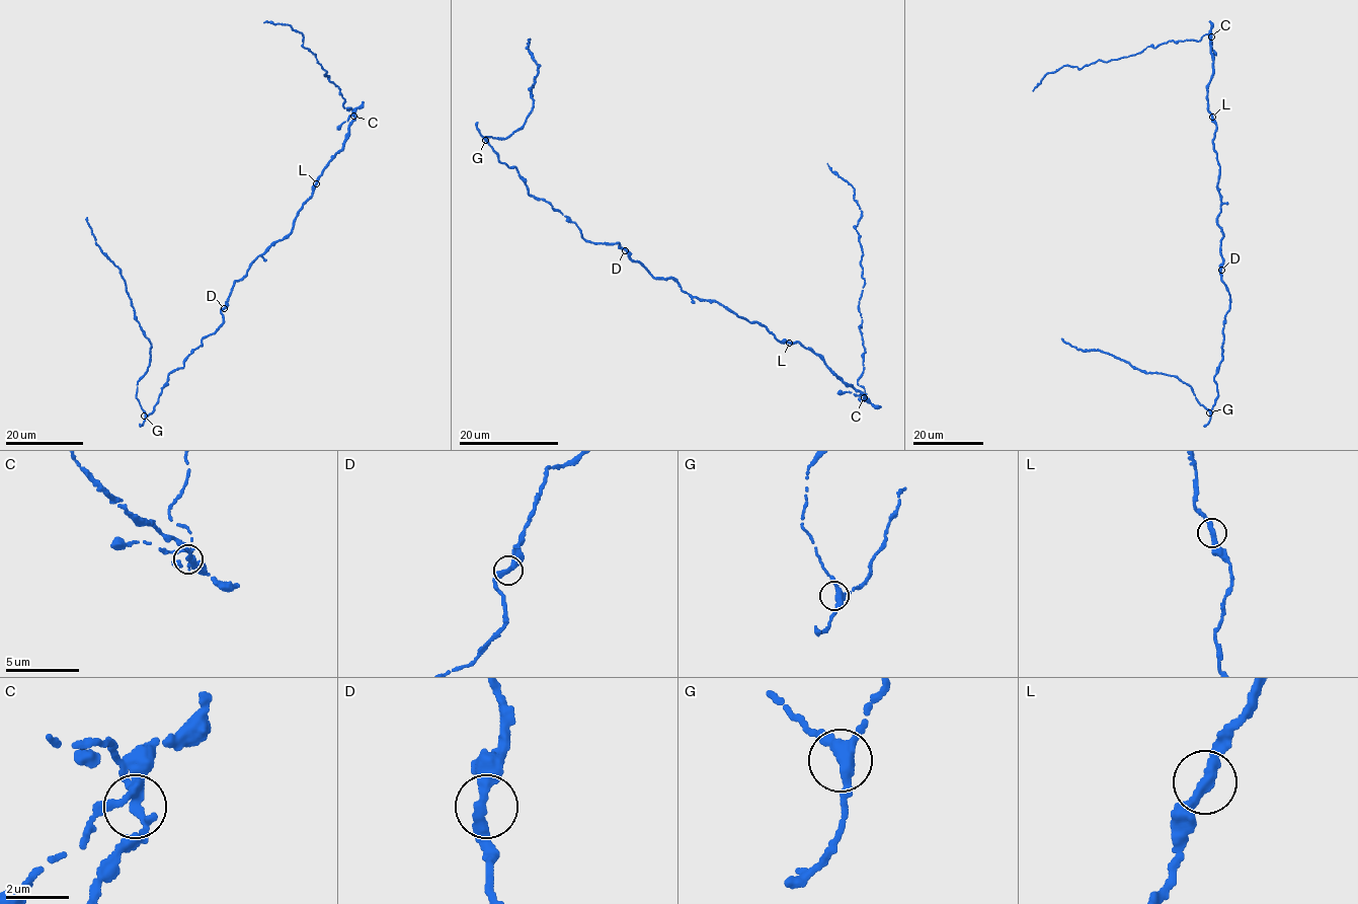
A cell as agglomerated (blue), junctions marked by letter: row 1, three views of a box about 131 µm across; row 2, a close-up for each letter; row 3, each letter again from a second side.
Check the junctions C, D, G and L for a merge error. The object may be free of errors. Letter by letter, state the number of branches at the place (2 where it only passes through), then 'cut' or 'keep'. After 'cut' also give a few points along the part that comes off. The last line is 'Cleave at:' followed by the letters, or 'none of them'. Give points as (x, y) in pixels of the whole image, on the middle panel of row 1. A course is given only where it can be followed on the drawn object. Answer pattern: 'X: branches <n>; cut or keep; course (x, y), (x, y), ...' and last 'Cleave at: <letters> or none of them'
C: branches 3; cut; course (863, 397), (857, 383), (865, 352), (859, 301), (865, 283), (855, 227), (862, 212), (854, 187), (827, 163)
D: branches 2; keep
G: branches 3; keep
L: branches 2; keep
Cleave at: C

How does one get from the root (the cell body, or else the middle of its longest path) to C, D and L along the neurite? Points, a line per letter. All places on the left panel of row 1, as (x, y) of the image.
C: (248, 269), (252, 261), (291, 232), (295, 217), (303, 203), (312, 196), (322, 169), (341, 150), (353, 116)
D: (248, 269), (243, 278), (234, 282), (224, 308)
L: (248, 269), (252, 261), (291, 232), (295, 217), (303, 203), (312, 196), (316, 183)

